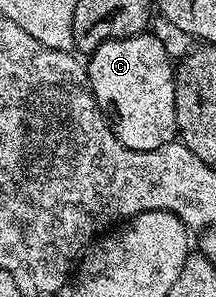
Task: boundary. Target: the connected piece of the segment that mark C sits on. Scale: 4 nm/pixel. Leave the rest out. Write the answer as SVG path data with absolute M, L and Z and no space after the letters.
M144 31L135 37L122 37L101 43L89 54L86 62L87 78L99 109L107 116L111 130L127 149L133 151L153 151L176 140L175 128L175 65L173 58L165 51L160 39L150 31Z

